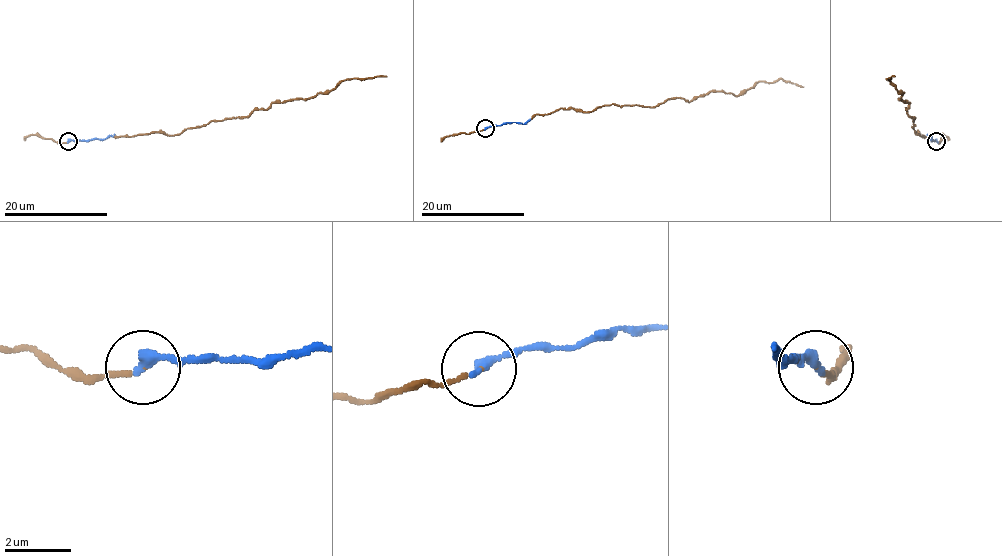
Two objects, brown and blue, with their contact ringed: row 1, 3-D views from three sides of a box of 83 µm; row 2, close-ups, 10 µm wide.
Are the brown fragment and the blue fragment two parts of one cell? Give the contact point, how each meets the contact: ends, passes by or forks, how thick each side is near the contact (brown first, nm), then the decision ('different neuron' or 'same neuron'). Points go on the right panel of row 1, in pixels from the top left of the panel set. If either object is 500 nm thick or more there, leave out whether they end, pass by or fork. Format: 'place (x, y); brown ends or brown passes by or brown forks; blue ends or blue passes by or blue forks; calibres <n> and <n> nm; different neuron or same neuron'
place (936, 141); brown ends; blue ends; calibres 110 and 320 nm; same neuron

